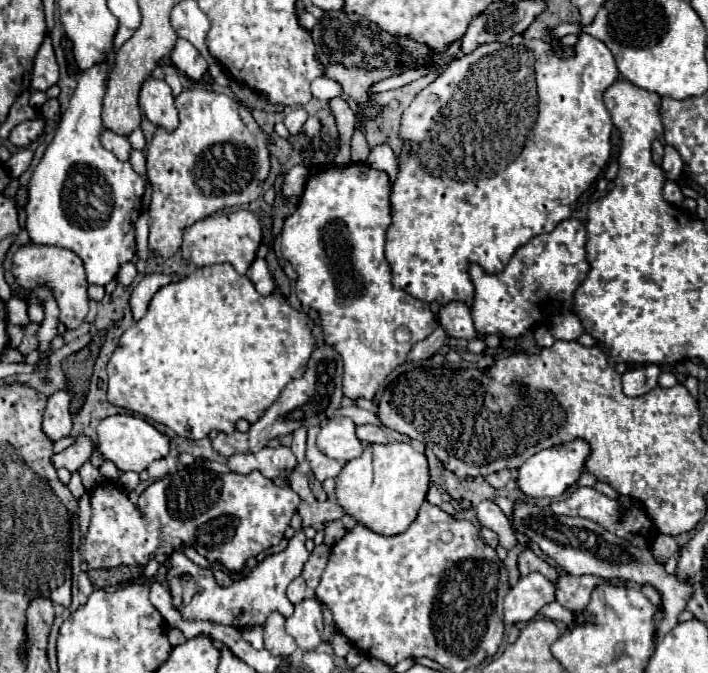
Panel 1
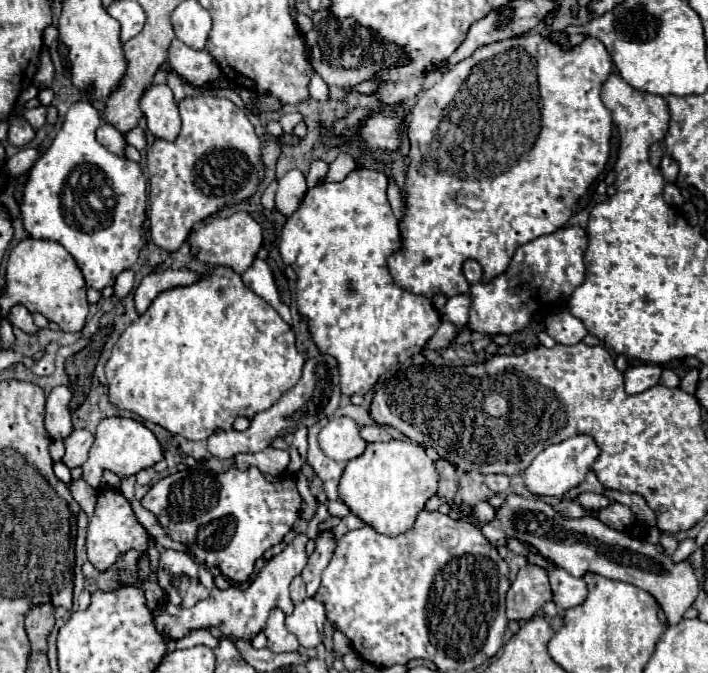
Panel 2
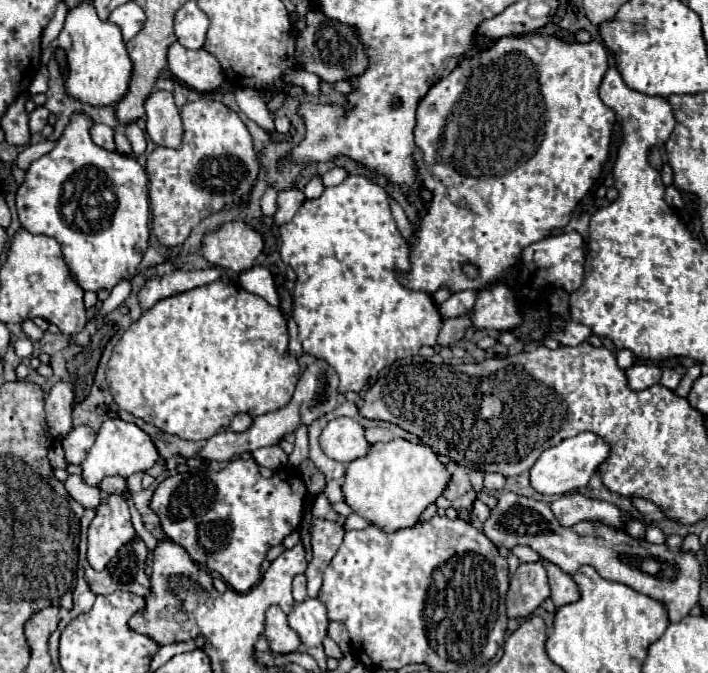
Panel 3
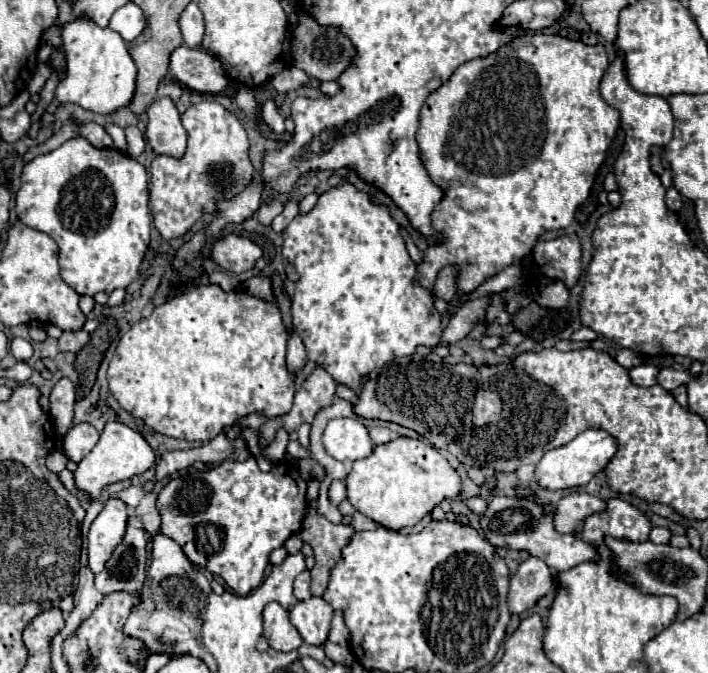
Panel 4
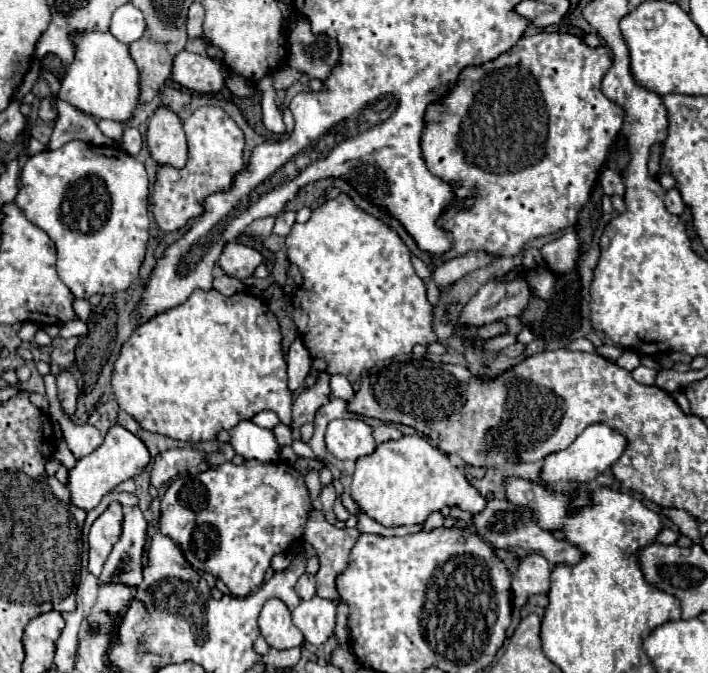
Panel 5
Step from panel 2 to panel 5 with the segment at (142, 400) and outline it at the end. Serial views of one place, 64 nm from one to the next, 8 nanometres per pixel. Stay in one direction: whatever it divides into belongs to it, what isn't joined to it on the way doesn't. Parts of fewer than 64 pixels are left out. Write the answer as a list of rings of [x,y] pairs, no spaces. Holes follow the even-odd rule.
[[[194,290],[192,296],[172,308],[166,314],[154,316],[152,320],[140,324],[134,334],[128,338],[128,342],[122,346],[120,350],[120,358],[114,364],[114,374],[112,374],[112,388],[116,394],[116,400],[120,404],[120,408],[130,414],[144,430],[148,432],[158,432],[164,434],[168,438],[174,440],[182,440],[182,442],[208,442],[214,440],[216,434],[220,430],[232,430],[240,420],[250,420],[254,414],[262,412],[262,410],[272,410],[278,414],[280,422],[286,426],[292,426],[292,394],[288,390],[288,378],[286,378],[286,362],[282,358],[282,350],[280,350],[280,328],[278,328],[278,320],[274,318],[274,314],[270,312],[270,308],[266,306],[264,300],[258,300],[256,296],[236,296],[236,298],[226,298],[222,296],[218,290],[210,290],[210,292],[202,292],[202,290]]]

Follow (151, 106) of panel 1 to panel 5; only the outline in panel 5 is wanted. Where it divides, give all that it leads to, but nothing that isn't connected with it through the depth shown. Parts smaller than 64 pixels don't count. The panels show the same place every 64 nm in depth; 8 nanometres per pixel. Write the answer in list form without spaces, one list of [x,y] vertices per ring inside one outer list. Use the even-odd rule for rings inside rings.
[[[166,106],[158,108],[154,116],[150,118],[146,144],[148,144],[152,160],[160,166],[166,164],[172,168],[184,168],[188,162],[186,136],[182,130],[182,122]]]

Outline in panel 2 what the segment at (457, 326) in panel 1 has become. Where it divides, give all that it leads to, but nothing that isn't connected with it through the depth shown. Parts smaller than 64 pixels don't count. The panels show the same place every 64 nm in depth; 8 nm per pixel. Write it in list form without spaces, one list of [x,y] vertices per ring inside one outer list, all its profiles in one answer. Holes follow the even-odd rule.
[[[458,294],[458,296],[450,298],[444,306],[444,312],[448,312],[448,314],[442,314],[442,320],[448,320],[456,326],[466,326],[470,304],[472,304],[470,294]]]

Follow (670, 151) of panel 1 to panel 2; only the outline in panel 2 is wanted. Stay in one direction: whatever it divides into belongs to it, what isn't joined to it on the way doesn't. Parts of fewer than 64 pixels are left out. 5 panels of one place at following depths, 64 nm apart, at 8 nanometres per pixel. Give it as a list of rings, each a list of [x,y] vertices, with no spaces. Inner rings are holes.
[[[664,156],[664,158],[662,158],[660,170],[662,170],[662,176],[664,176],[664,180],[666,180],[666,182],[674,182],[674,180],[676,180],[676,176],[678,176],[676,162],[674,162],[670,156]]]

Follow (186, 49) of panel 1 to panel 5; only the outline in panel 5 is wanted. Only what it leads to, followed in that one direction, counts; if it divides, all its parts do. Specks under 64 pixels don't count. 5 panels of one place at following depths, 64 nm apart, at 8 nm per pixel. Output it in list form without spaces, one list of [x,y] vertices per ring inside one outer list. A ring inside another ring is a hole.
[[[180,52],[174,60],[172,80],[196,94],[216,94],[224,84],[222,64],[208,56]]]

